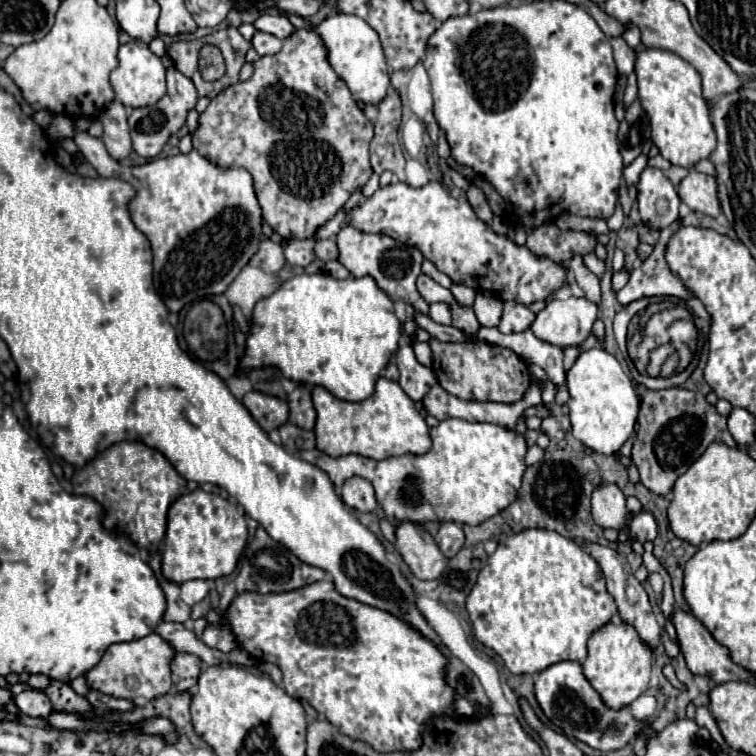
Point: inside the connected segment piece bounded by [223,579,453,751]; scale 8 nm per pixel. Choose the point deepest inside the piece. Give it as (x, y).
(376, 679)

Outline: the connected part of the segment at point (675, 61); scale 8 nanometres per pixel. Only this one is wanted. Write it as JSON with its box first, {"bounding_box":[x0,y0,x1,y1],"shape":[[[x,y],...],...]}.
{"bounding_box":[635,47,715,169],"shape":[[[643,47],[643,49],[637,49],[635,75],[637,75],[637,85],[639,85],[637,99],[651,121],[651,141],[659,147],[661,155],[669,159],[673,165],[687,167],[687,169],[693,167],[697,161],[707,159],[711,151],[715,149],[715,131],[709,119],[707,103],[703,101],[703,95],[701,95],[701,75],[697,73],[697,69],[671,51]]]}

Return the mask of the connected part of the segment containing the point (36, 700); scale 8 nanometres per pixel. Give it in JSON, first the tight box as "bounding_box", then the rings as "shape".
{"bounding_box":[13,689,53,717],"shape":[[[39,689],[21,691],[19,695],[15,695],[13,701],[19,707],[19,711],[29,715],[29,717],[47,717],[51,713],[51,709],[53,709],[49,697]]]}

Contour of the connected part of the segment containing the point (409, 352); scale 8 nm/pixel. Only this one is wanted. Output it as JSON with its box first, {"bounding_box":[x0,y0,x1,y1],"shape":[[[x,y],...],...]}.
{"bounding_box":[395,343,437,403],"shape":[[[409,343],[399,345],[395,353],[395,363],[401,373],[399,385],[415,403],[425,397],[425,393],[429,391],[429,387],[433,387],[433,383],[437,383],[433,371],[417,361],[413,347]]]}

